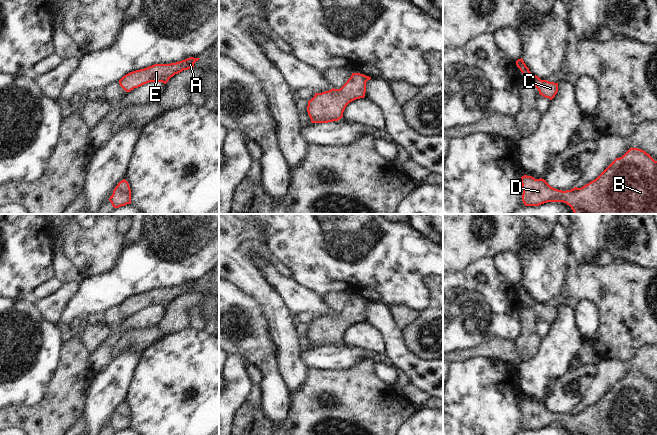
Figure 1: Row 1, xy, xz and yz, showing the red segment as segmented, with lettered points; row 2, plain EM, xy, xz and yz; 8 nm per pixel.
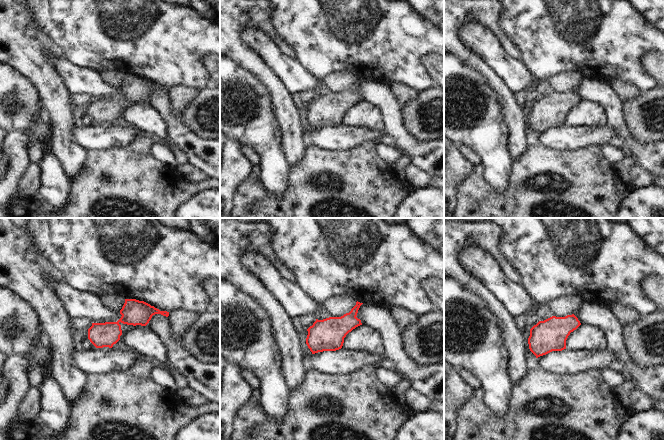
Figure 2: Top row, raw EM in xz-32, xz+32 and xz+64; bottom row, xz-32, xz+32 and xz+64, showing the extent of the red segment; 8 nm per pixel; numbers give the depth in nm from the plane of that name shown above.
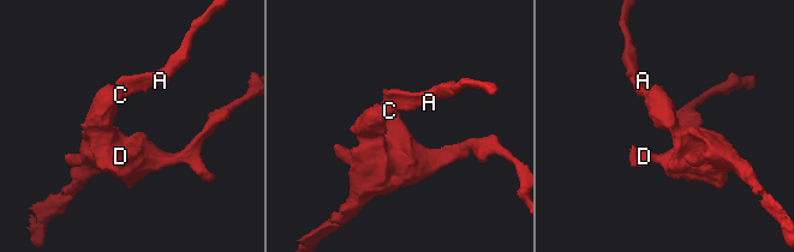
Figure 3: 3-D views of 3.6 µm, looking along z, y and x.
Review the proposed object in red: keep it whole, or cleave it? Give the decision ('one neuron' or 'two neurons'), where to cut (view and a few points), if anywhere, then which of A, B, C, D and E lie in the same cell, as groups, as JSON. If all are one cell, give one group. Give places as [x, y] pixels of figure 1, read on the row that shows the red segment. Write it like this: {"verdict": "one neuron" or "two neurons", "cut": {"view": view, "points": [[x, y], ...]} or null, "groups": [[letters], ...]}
{"verdict": "one neuron", "cut": null, "groups": [["A", "B", "C", "D", "E"]]}

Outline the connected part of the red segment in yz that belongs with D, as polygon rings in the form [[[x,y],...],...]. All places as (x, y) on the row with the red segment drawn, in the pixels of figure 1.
[[[630,148],[622,157],[616,158],[595,180],[581,188],[558,190],[546,180],[532,176],[521,177],[522,201],[525,206],[539,206],[547,202],[563,202],[571,207],[574,214],[657,214],[657,161],[650,154],[638,148]]]

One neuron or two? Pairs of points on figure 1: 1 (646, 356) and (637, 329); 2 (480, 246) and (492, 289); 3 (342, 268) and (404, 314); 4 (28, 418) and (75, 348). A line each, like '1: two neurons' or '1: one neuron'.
1: two neurons
2: two neurons
3: two neurons
4: one neuron

